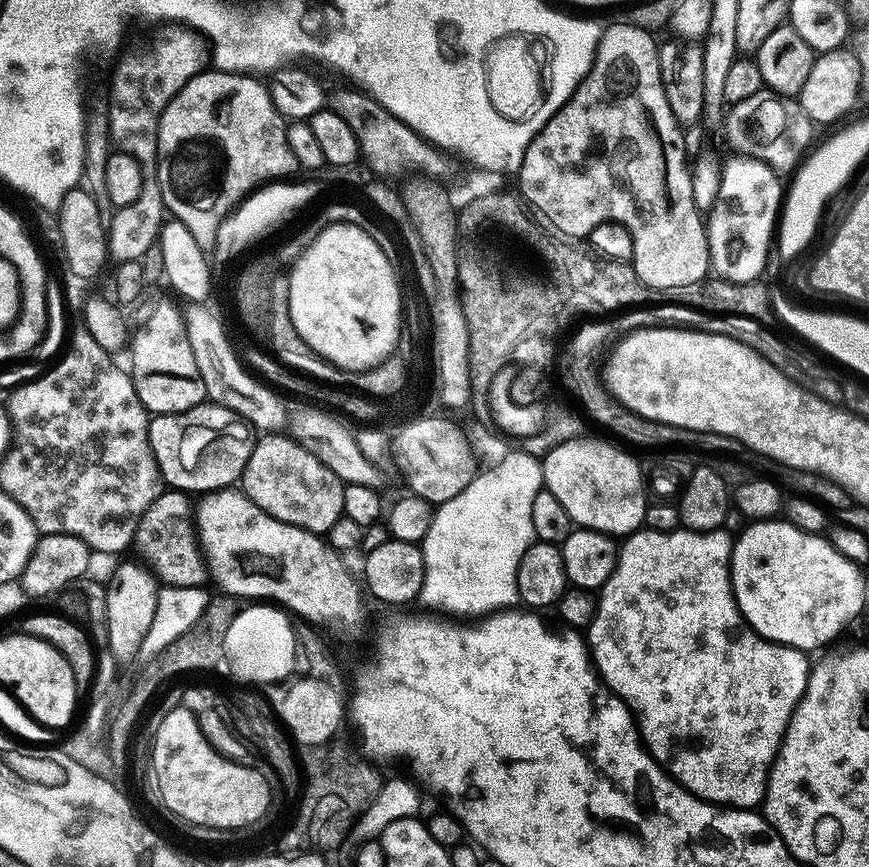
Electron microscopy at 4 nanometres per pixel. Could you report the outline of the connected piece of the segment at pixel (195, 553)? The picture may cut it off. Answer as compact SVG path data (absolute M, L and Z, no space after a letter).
M161 491L136 524L134 552L150 569L161 585L170 587L198 587L209 579L194 527L194 504L185 493Z

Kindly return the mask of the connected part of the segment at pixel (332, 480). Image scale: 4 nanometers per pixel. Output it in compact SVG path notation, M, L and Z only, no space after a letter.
M264 434L252 445L250 462L246 462L246 470L242 477L242 491L251 498L266 514L278 518L278 522L286 522L290 526L298 526L307 532L327 534L331 527L344 515L344 481L327 468L310 450L306 450L292 439L291 435Z

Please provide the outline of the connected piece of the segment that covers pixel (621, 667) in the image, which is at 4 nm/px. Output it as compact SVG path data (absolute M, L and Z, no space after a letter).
M637 530L631 536L623 537L618 548L614 570L608 581L598 590L594 622L586 630L586 643L599 679L631 710L632 719L640 729L640 738L644 741L644 747L660 763L660 767L699 800L730 808L752 810L764 803L768 771L772 769L780 743L784 741L790 718L808 685L810 660L801 649L791 648L760 636L746 622L746 618L740 612L736 595L732 593L733 543L733 537L724 530L710 532Z

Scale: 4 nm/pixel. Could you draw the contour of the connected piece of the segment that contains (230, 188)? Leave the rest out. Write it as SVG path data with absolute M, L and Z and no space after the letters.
M205 70L190 78L178 94L166 106L166 110L160 119L160 125L156 133L158 134L158 146L156 147L156 181L162 194L162 202L165 209L176 219L190 230L194 242L205 250L212 250L215 246L215 239L218 237L218 228L222 225L223 220L231 215L237 205L243 203L256 189L263 185L271 184L273 181L283 181L285 178L295 177L298 172L298 165L291 152L290 146L286 142L286 120L280 115L280 111L274 106L270 98L267 87L263 83L259 84L257 77L252 74L241 74L238 72L222 72L219 70Z

